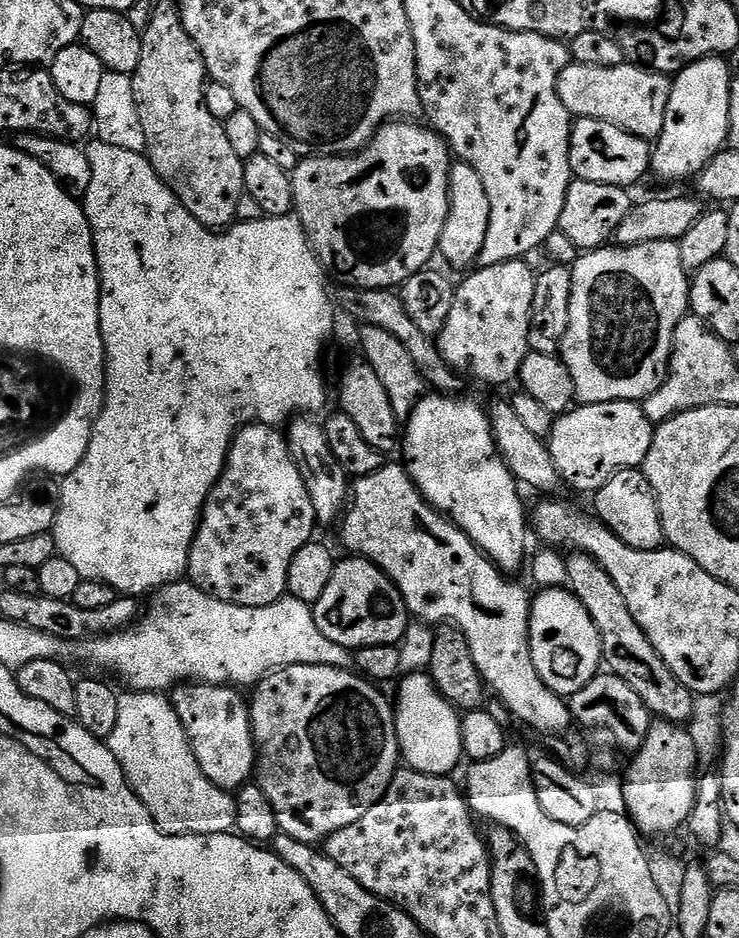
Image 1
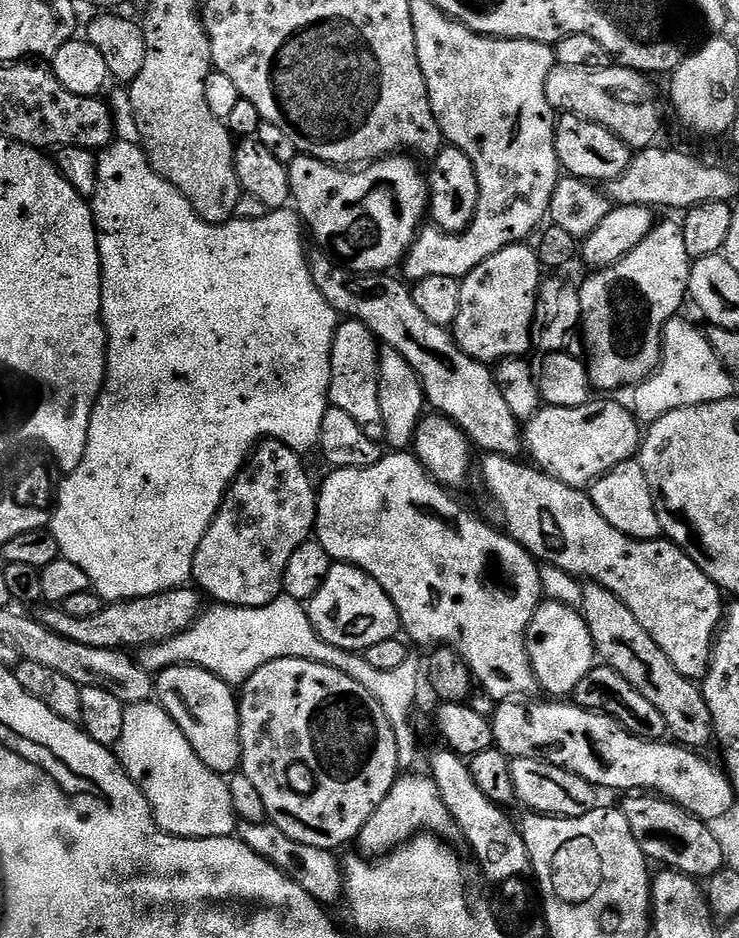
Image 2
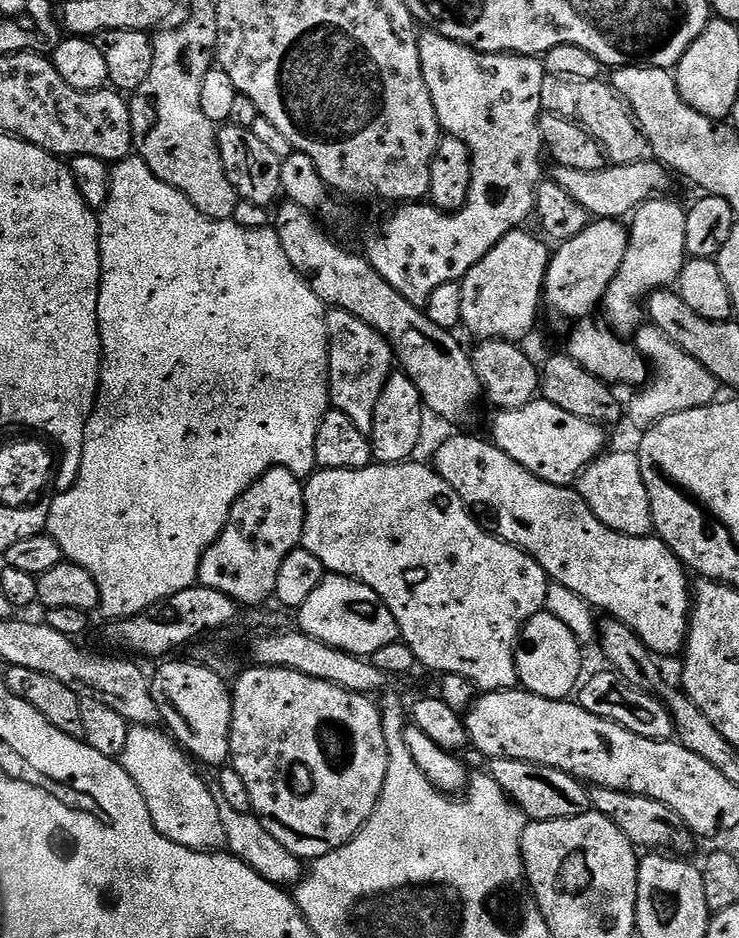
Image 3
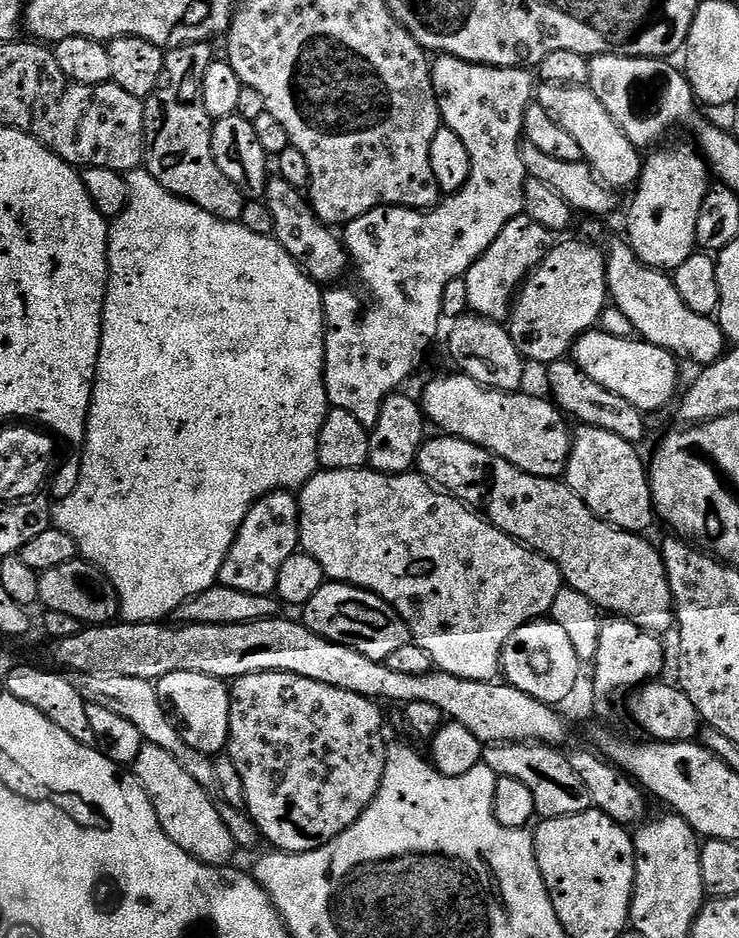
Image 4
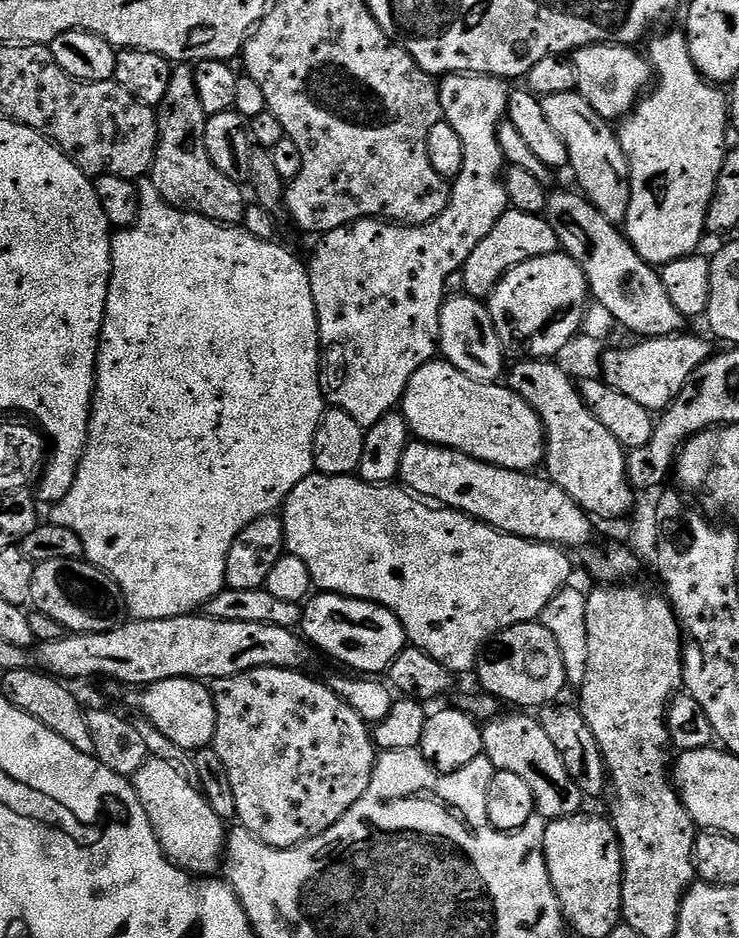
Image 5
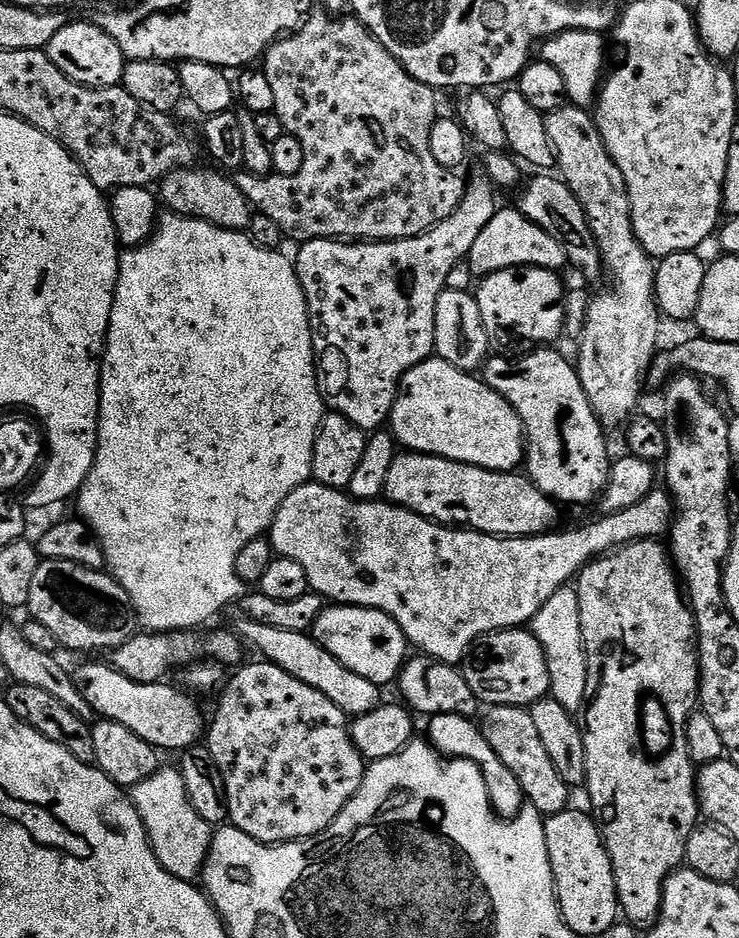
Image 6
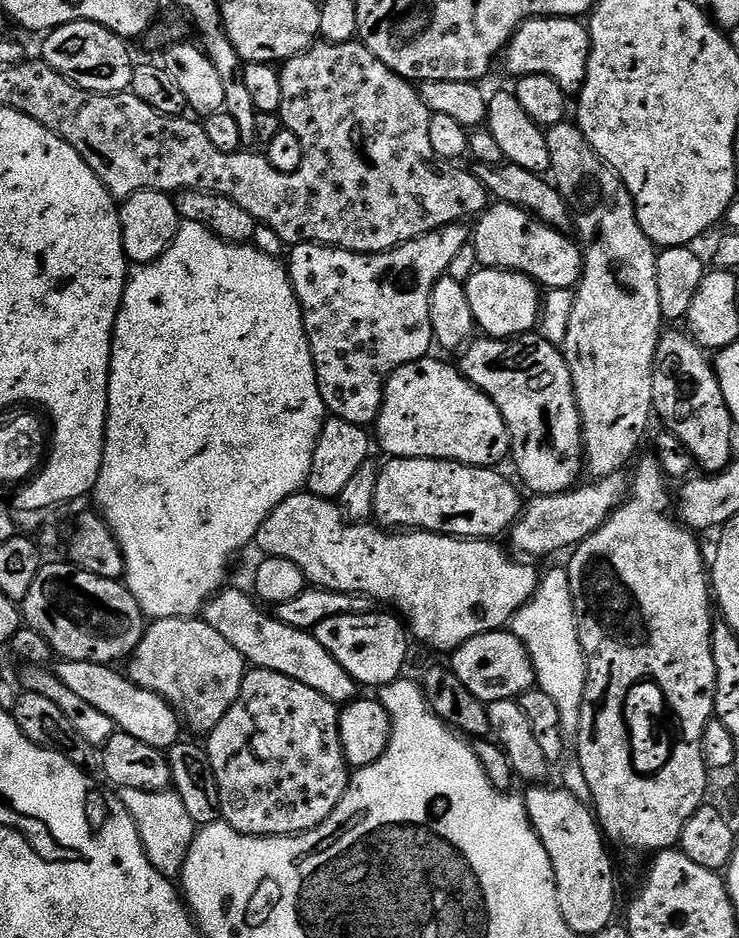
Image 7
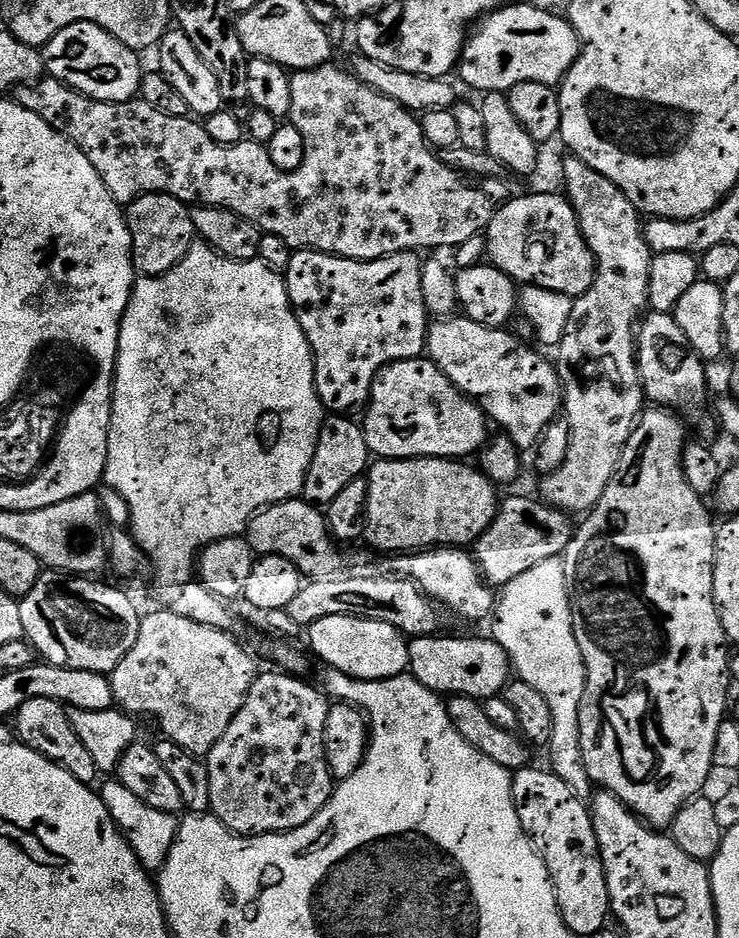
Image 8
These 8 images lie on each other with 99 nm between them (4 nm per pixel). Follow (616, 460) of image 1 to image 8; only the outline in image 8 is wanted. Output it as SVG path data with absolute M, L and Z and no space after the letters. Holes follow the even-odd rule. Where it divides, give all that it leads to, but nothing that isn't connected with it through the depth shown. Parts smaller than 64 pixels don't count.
M427 358L387 364L374 378L363 416L366 446L373 457L381 460L472 458L490 439L490 421L484 409L458 391Z

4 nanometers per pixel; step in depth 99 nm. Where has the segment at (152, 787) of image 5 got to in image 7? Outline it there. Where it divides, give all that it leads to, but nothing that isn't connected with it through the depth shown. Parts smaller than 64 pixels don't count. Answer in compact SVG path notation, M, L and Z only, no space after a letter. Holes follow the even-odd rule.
M122 788L119 789L118 795L126 806L130 818L134 818L138 826L138 834L142 838L146 858L150 858L154 870L169 878L179 877L198 831L198 826L190 818L186 806L182 806L182 798L178 798L174 790L147 792Z

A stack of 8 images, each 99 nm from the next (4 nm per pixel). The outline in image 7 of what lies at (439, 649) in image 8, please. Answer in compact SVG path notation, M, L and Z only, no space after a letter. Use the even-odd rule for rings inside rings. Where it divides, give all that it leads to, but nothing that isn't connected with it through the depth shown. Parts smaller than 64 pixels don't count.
M511 630L478 634L451 653L450 660L452 660L450 661L452 672L458 674L458 682L462 682L462 686L466 686L466 690L470 690L470 694L474 694L474 698L483 700L487 705L499 700L516 700L524 692L530 691L536 684L536 671L532 665L530 654L523 642Z

